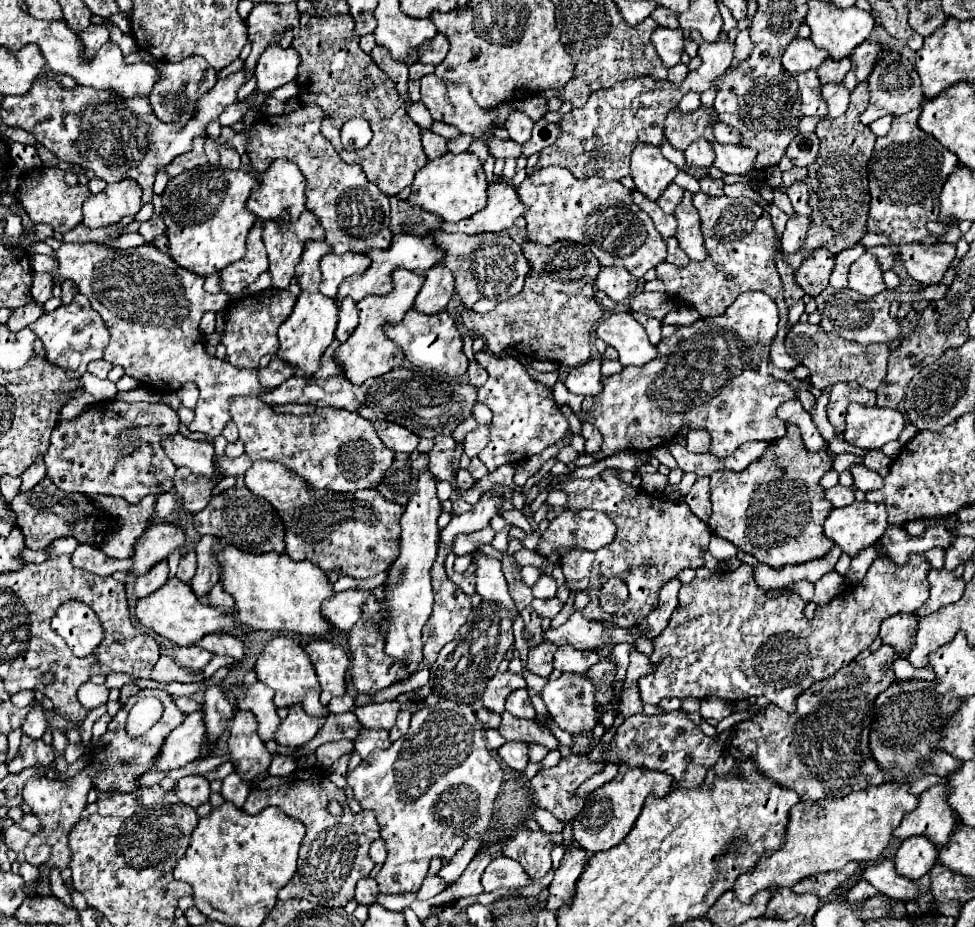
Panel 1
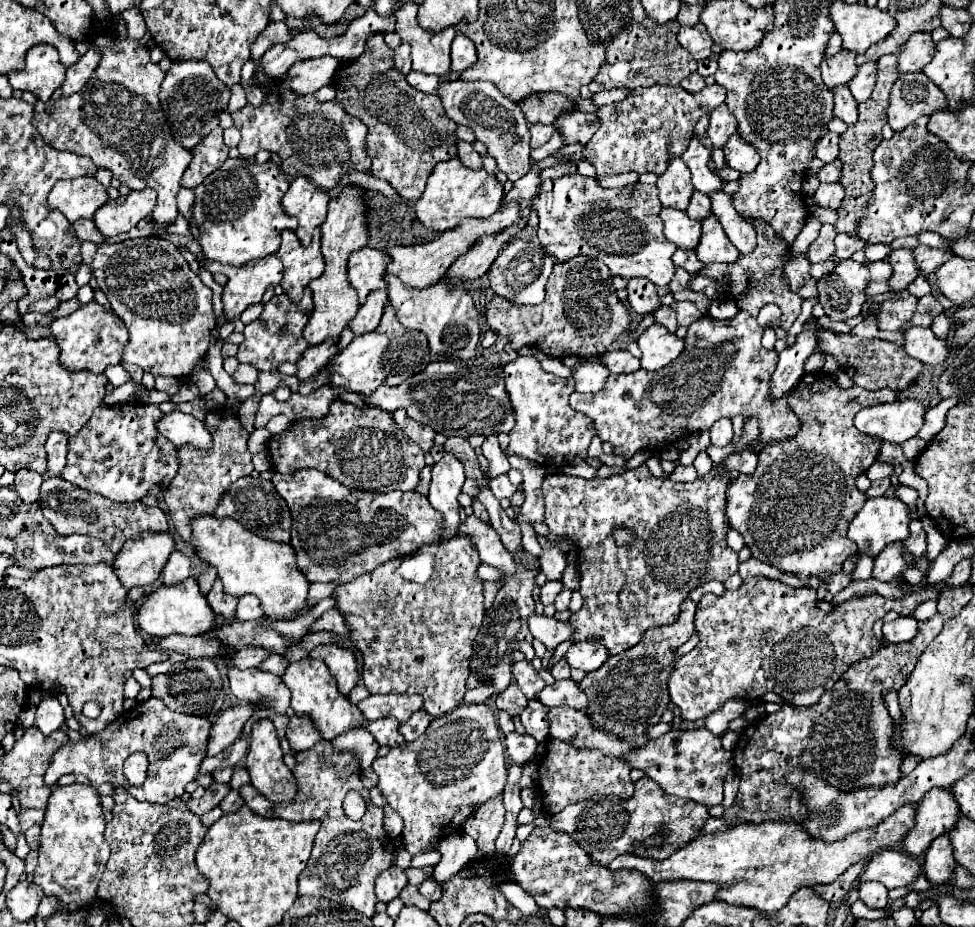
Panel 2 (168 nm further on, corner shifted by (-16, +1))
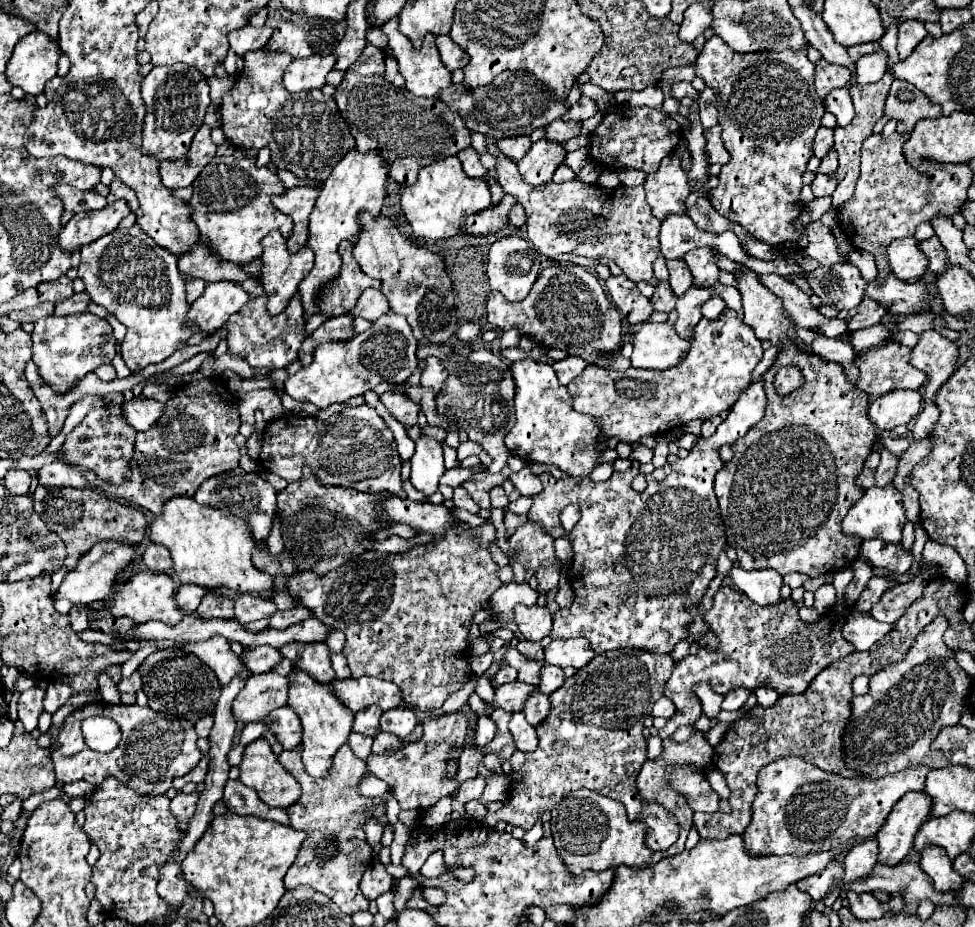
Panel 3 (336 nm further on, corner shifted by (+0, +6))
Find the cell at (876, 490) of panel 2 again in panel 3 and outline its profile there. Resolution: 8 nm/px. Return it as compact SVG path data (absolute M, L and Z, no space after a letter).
M880 444L880 466L876 468L876 476L874 476L874 484L876 486L890 486L892 484L892 478L896 474L896 462L898 462L898 456L886 452Z

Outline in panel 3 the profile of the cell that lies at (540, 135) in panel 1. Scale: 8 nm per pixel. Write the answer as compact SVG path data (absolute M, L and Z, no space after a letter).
M582 96L582 98L580 98L564 116L562 116L562 120L564 120L564 122L568 122L568 120L582 122L582 120L586 120L586 118L592 118L596 112L598 112L596 104L594 104L590 98Z

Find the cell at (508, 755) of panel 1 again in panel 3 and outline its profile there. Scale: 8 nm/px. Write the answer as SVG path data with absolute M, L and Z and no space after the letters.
M478 718L478 726L476 726L476 746L488 746L498 734L498 726L492 718Z

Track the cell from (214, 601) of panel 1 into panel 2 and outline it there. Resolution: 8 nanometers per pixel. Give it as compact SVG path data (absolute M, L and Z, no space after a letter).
M244 595L238 601L238 611L236 617L242 621L250 621L250 619L262 619L266 617L264 611L260 609L260 599L256 599L254 595Z

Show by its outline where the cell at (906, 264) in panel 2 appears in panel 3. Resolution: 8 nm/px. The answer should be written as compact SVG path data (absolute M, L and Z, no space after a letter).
M914 236L890 242L886 254L888 254L888 264L890 264L892 274L900 280L920 278L926 272L928 260L920 252L918 240Z

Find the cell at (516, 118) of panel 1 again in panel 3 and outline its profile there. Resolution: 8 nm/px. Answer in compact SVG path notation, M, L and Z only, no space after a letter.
M530 136L498 140L498 148L500 148L506 156L510 156L510 158L514 158L514 160L520 160L520 158L526 154L526 150L530 148L530 144L532 144Z

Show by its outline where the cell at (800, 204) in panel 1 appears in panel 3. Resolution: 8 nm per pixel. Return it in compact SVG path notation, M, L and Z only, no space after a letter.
M816 174L814 182L810 186L812 186L812 192L816 198L830 196L836 188L836 176L834 174Z

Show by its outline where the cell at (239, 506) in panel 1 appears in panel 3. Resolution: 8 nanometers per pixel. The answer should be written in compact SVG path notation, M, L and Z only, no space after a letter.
M236 470L236 472L212 476L198 488L198 492L194 494L194 500L198 504L208 504L214 508L228 508L232 514L244 518L250 524L250 528L254 530L254 536L258 540L268 538L274 518L276 518L276 490L270 486L270 482L266 482L264 478L260 478L254 472Z

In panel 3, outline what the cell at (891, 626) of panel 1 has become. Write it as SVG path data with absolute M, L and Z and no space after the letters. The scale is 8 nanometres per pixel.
M852 612L842 628L842 634L848 642L854 644L856 650L868 650L872 644L882 640L892 630L892 624L876 622L874 618L866 618L862 612Z

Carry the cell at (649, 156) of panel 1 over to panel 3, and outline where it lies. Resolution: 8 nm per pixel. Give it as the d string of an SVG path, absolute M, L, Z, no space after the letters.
M670 154L660 162L660 168L654 174L648 174L644 180L646 200L652 208L652 214L662 220L668 214L684 214L684 200L690 194L686 172L680 166L680 158Z

